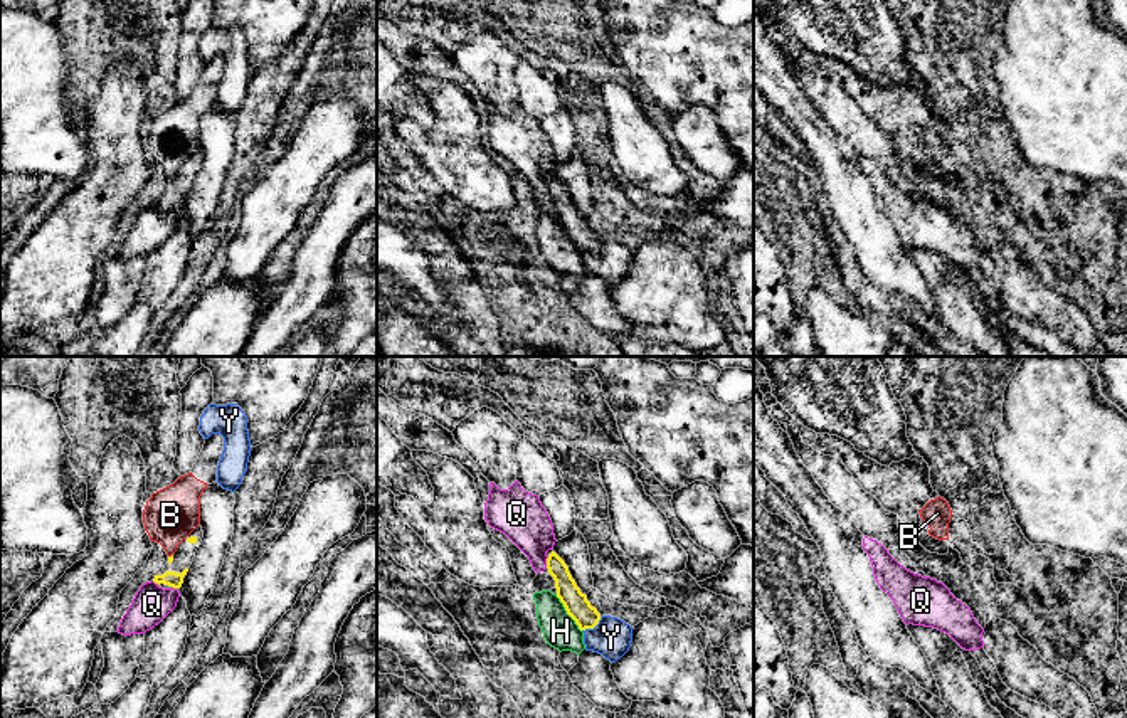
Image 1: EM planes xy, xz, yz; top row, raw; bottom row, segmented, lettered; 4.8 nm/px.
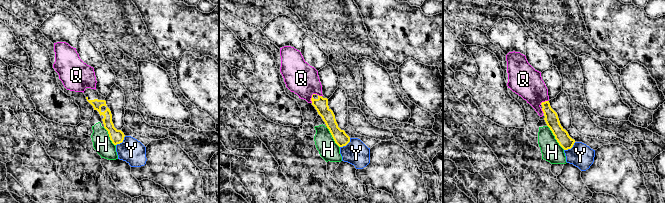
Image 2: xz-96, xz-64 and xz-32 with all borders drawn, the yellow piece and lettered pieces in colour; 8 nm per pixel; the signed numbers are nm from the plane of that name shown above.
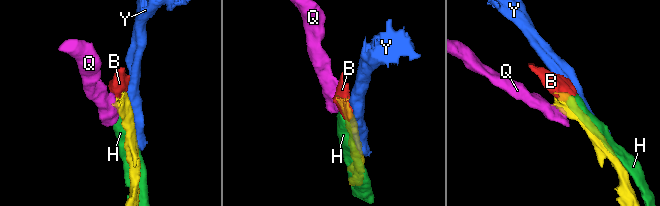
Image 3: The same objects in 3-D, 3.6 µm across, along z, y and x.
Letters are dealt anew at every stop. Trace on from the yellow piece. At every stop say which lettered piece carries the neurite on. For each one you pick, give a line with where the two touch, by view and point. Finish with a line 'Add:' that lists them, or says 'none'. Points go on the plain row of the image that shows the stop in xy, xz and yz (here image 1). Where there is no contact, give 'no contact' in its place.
Add: none

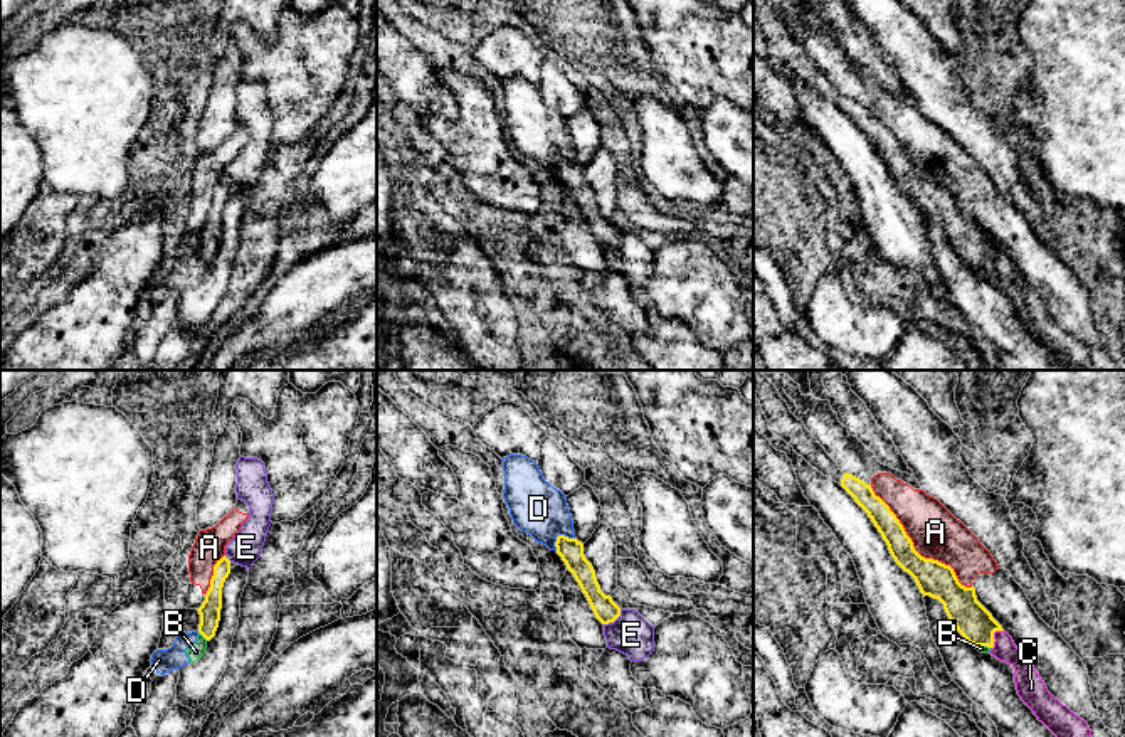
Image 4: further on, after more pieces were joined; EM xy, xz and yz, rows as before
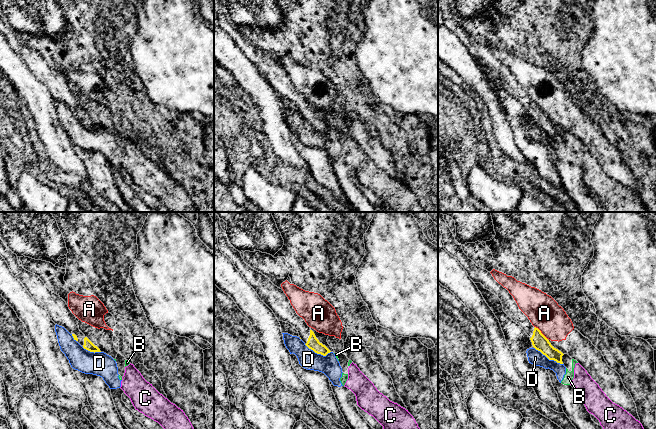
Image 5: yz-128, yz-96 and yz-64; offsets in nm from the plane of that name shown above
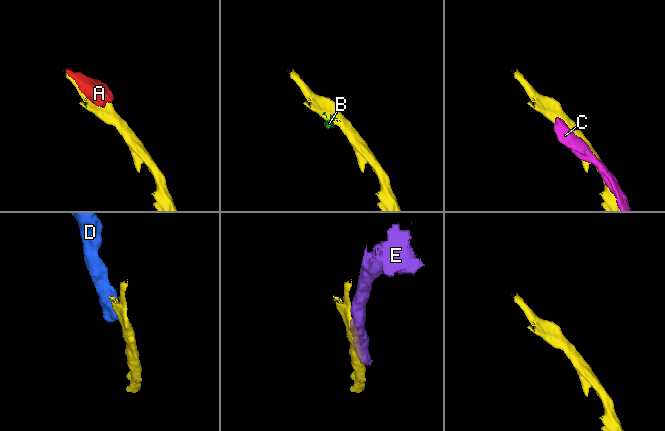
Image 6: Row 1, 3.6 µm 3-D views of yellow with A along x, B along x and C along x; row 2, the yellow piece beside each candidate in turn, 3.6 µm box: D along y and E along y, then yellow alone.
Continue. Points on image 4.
Add: none

